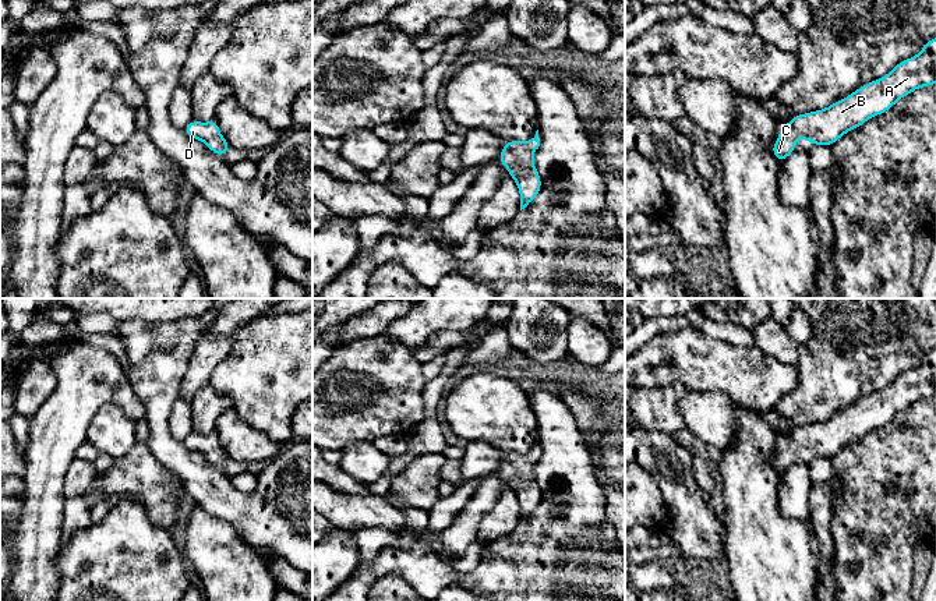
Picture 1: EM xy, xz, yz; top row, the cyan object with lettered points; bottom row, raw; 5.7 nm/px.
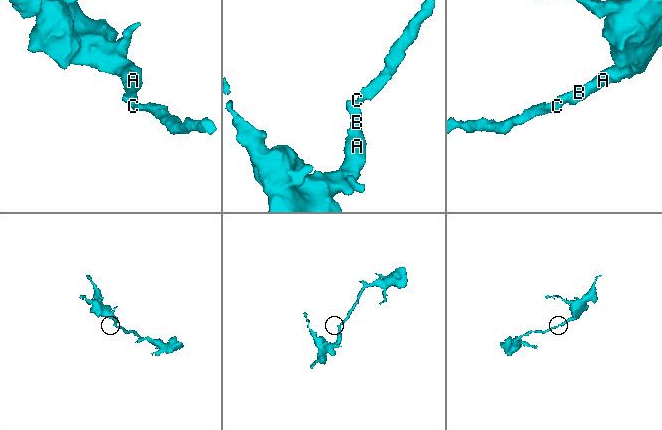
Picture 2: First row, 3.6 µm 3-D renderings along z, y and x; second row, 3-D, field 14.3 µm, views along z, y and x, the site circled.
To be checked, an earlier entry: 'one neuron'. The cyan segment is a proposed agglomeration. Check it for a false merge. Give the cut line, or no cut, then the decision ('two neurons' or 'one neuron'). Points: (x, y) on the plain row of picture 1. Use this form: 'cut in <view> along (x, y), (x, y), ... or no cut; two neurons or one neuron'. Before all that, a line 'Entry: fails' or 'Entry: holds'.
Entry: holds
no cut; one neuron

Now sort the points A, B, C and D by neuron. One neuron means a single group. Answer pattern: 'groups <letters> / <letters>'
groups A B C D

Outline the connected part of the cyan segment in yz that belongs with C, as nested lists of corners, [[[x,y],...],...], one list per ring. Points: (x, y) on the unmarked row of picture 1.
[[[936,350],[926,354],[919,367],[900,374],[889,386],[859,399],[831,418],[794,428],[780,439],[771,466],[783,476],[795,453],[808,452],[813,459],[831,459],[840,449],[861,439],[870,429],[883,427],[912,403],[936,396]]]

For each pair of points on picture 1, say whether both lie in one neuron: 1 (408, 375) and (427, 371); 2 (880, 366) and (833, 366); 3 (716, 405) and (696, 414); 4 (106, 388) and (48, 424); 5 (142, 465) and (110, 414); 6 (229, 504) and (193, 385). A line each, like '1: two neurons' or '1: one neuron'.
1: two neurons
2: one neuron
3: one neuron
4: one neuron
5: two neurons
6: two neurons

